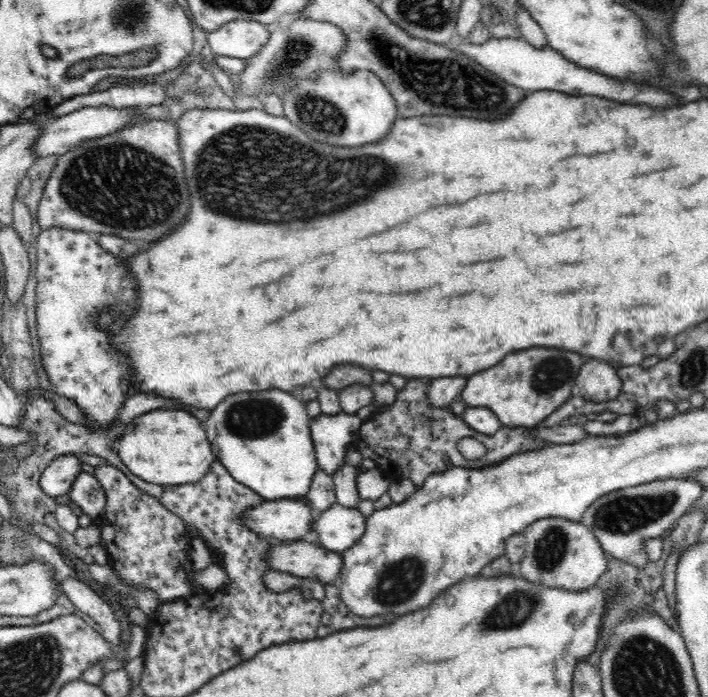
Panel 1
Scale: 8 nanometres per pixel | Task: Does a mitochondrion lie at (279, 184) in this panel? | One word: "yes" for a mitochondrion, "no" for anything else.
yes

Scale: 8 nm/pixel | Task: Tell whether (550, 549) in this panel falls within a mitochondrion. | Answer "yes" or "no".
yes

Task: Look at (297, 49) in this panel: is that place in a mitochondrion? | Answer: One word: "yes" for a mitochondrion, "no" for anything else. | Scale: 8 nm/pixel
yes

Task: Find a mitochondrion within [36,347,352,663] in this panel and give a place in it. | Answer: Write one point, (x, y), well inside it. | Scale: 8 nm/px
(253, 417)

